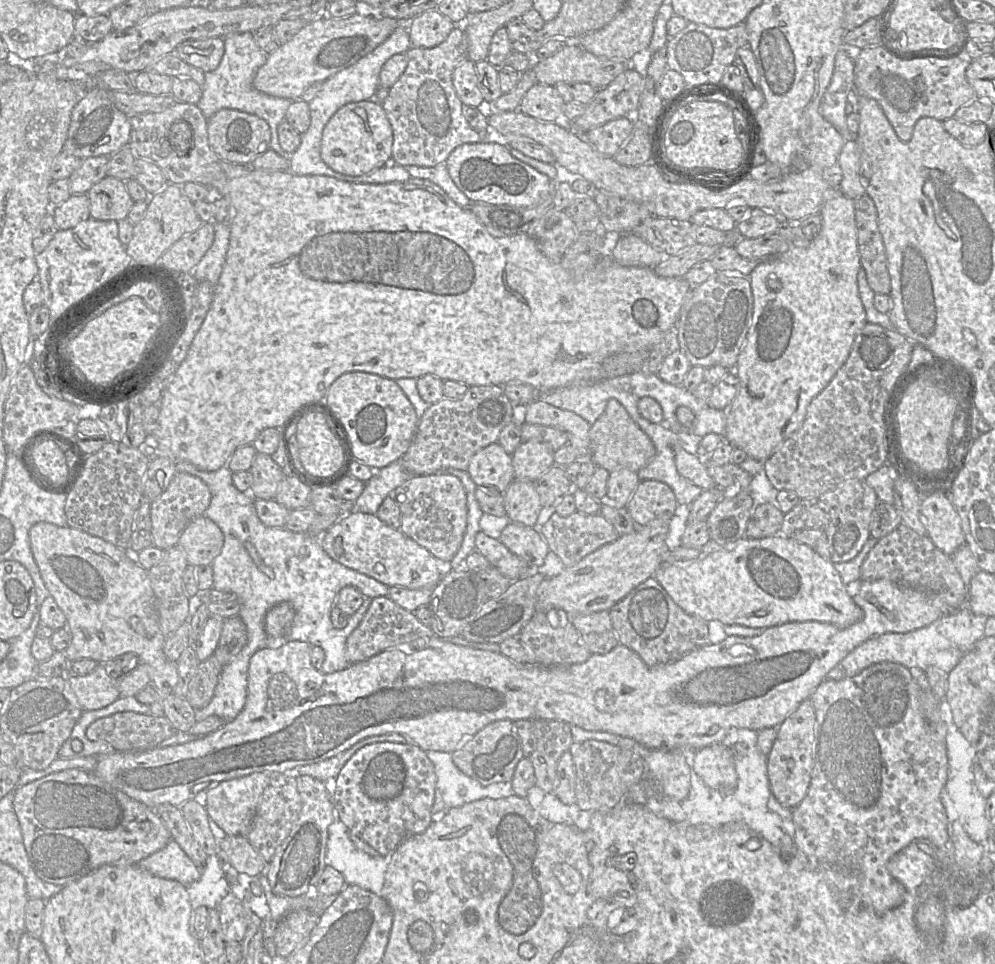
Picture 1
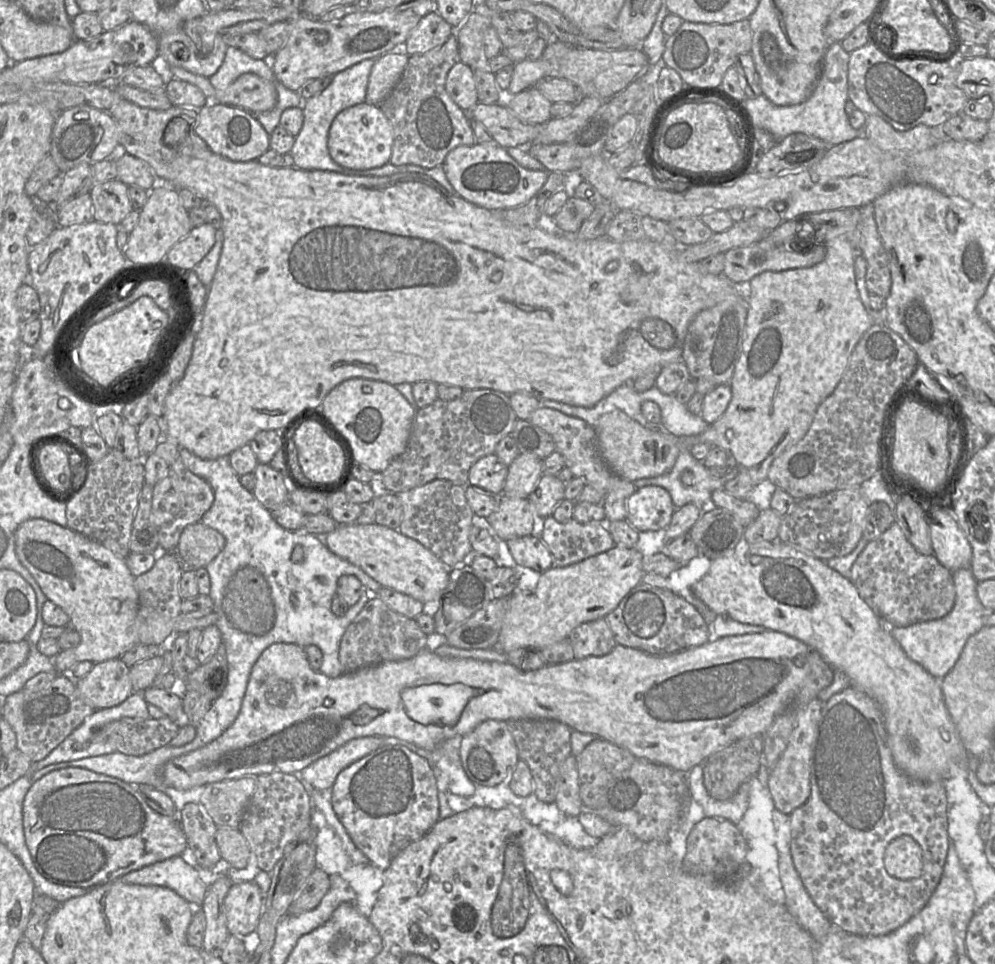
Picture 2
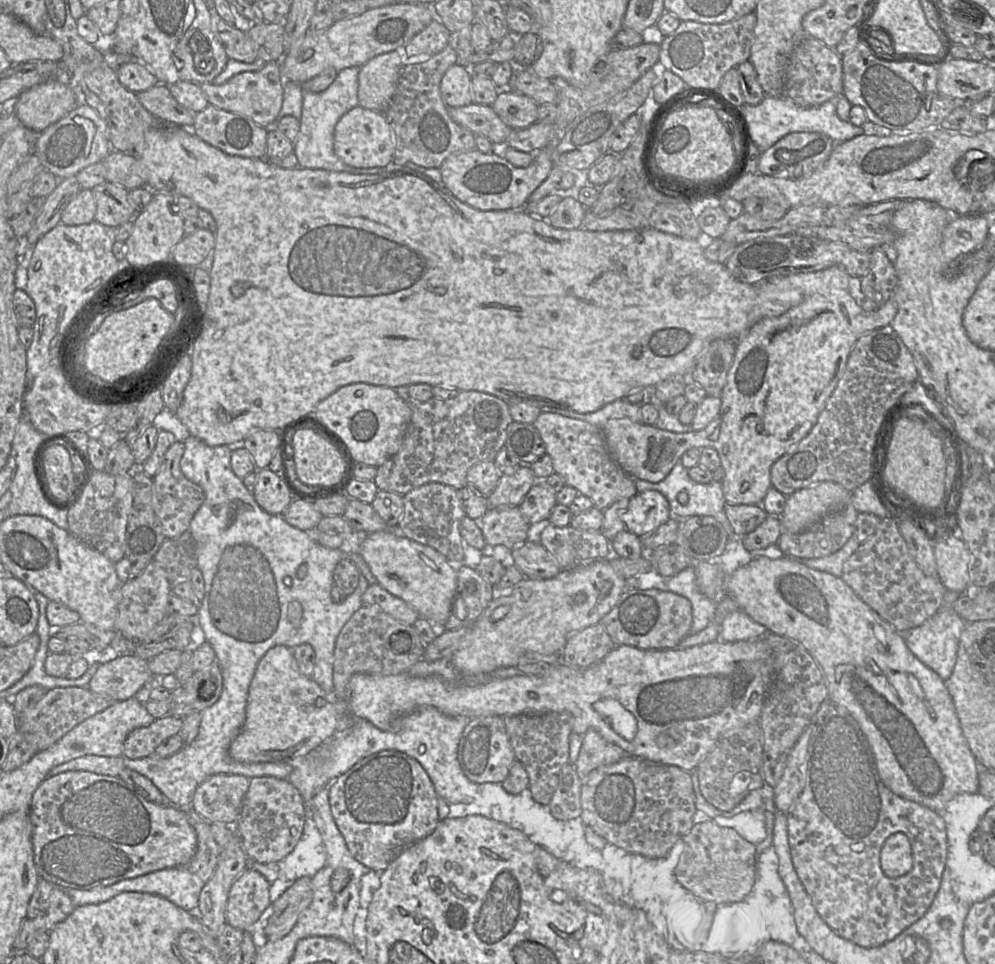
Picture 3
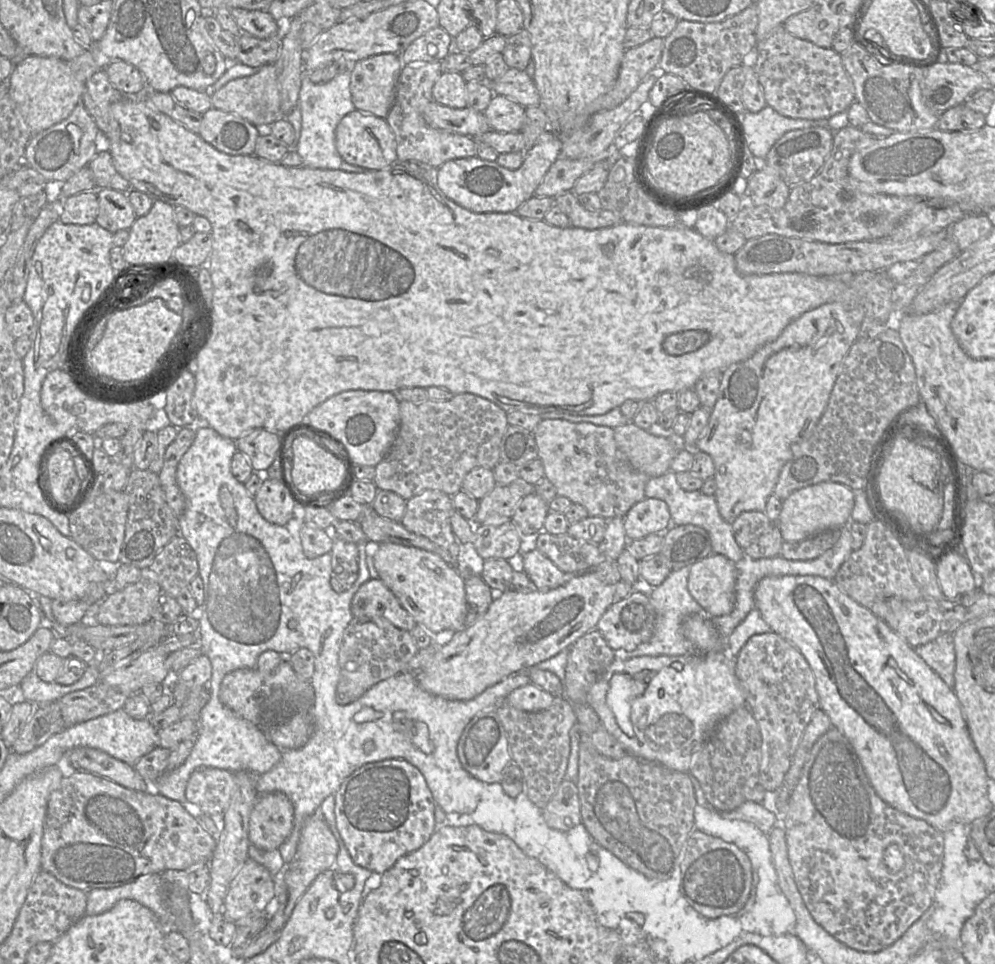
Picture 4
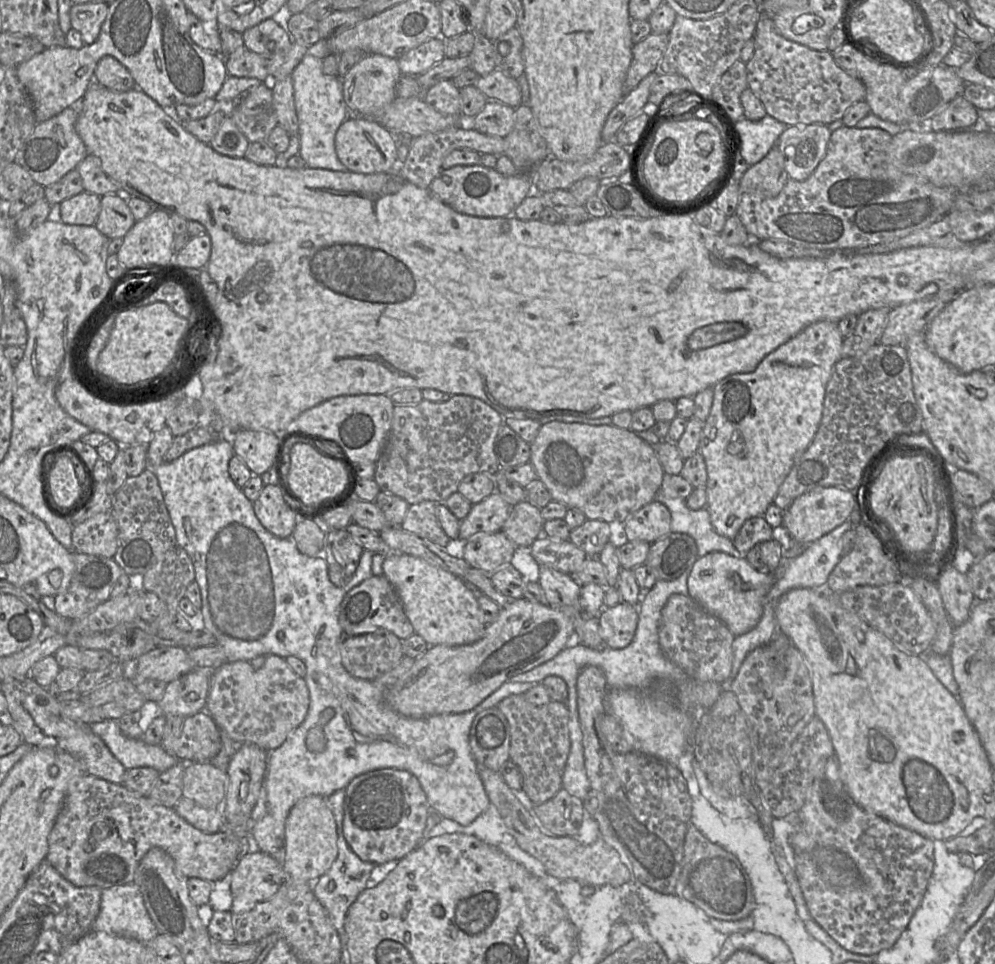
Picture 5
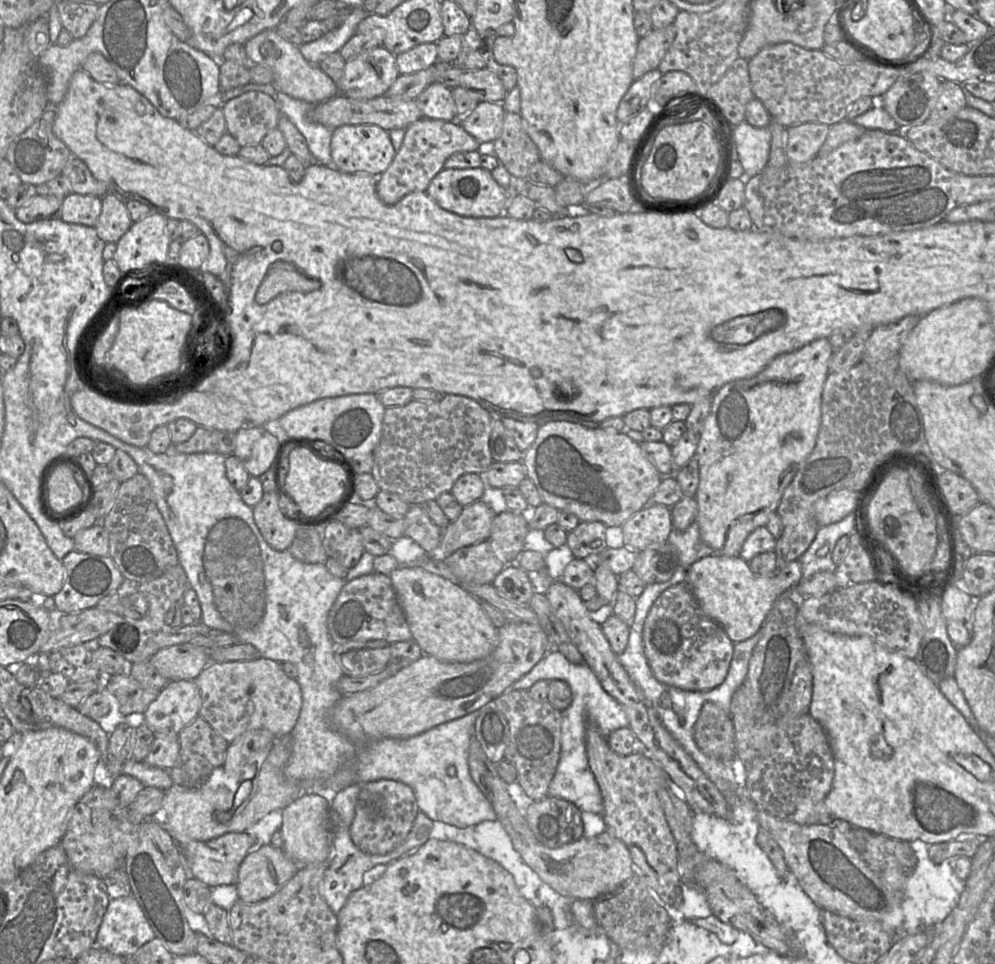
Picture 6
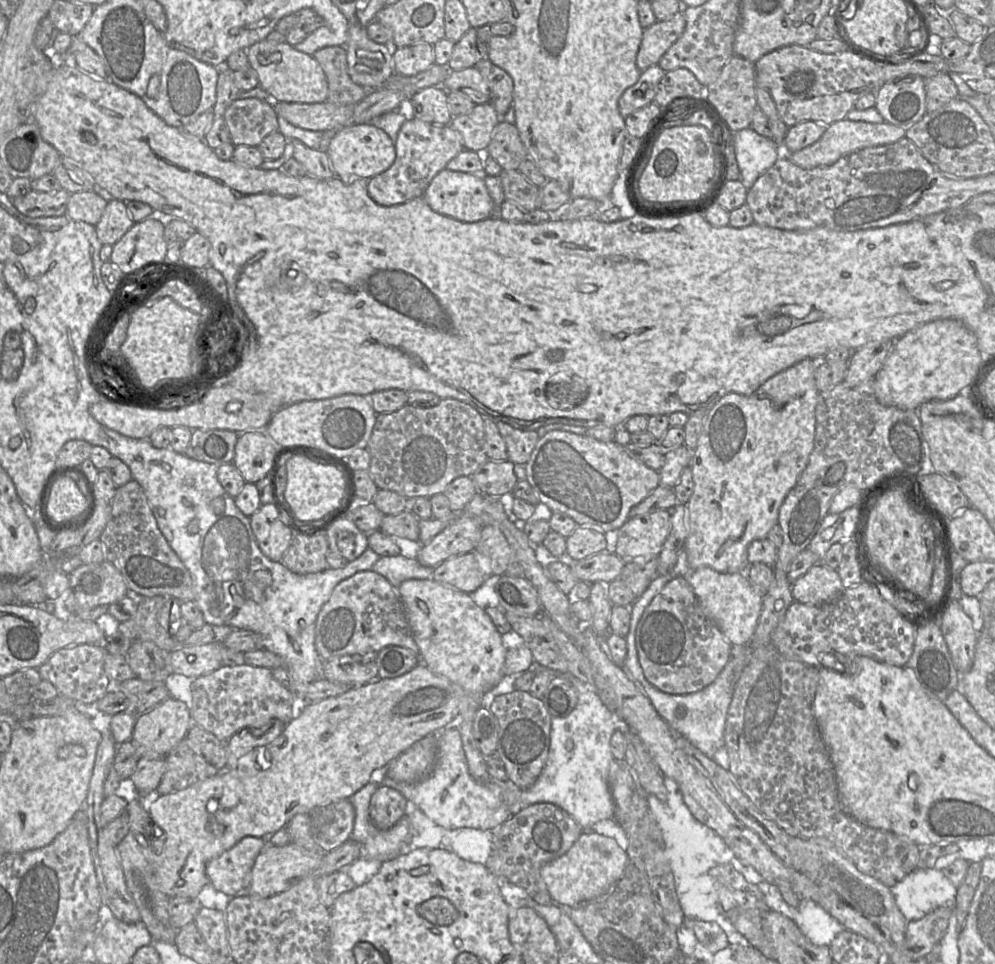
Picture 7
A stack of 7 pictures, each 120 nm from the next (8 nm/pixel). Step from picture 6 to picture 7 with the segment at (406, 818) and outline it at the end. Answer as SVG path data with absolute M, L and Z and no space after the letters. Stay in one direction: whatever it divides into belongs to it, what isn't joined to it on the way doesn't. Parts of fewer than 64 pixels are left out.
M379 785L369 805L369 818L381 830L390 829L405 816L407 799L394 788Z

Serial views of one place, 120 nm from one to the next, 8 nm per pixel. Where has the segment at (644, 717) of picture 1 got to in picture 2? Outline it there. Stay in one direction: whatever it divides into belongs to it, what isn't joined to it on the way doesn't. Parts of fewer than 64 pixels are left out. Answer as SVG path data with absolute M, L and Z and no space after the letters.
M766 631L759 634L725 636L714 642L706 642L701 646L667 655L651 655L639 649L617 644L605 656L590 656L566 663L545 665L538 670L525 672L509 662L443 657L425 648L409 659L386 661L354 672L343 673L336 678L330 678L311 668L303 647L296 644L275 643L265 649L254 664L240 712L234 723L218 738L205 746L168 761L162 769L162 774L167 786L179 791L189 791L193 788L203 788L213 782L248 775L259 776L273 772L299 773L317 759L355 738L365 736L395 737L417 747L433 750L447 739L468 734L486 720L556 720L566 724L572 730L592 734L597 738L623 747L629 750L637 759L663 764L677 771L688 773L694 766L703 764L709 756L732 743L752 735L763 735L774 719L792 705L808 673L808 655L811 650L805 643L786 634Z

